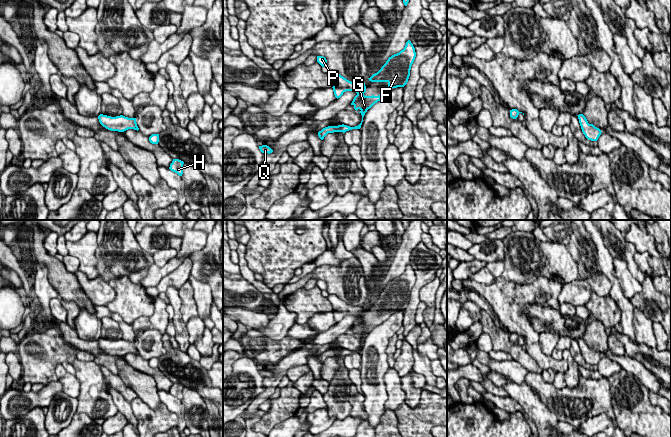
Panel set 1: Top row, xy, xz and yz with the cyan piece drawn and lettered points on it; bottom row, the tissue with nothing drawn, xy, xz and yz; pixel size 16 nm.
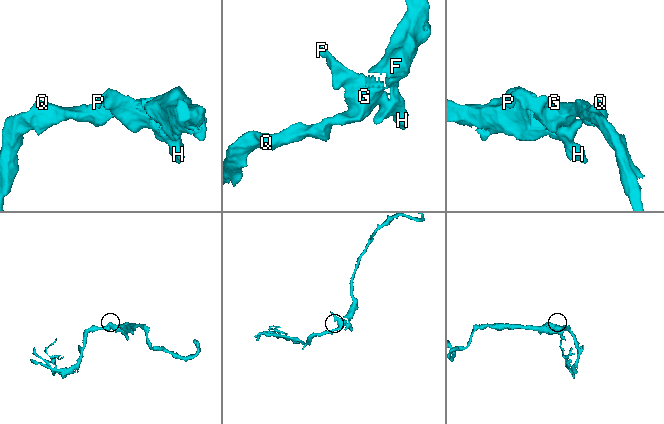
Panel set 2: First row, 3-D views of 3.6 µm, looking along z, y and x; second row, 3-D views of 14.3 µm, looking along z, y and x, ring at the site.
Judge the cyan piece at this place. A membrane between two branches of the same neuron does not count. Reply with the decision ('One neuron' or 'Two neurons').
One neuron

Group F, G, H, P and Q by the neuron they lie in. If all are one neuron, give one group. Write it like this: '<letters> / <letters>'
F G H P Q

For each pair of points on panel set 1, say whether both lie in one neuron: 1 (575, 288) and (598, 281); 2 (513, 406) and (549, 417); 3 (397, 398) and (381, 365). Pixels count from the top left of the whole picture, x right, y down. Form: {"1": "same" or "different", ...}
{"1": "different", "2": "different", "3": "different"}

